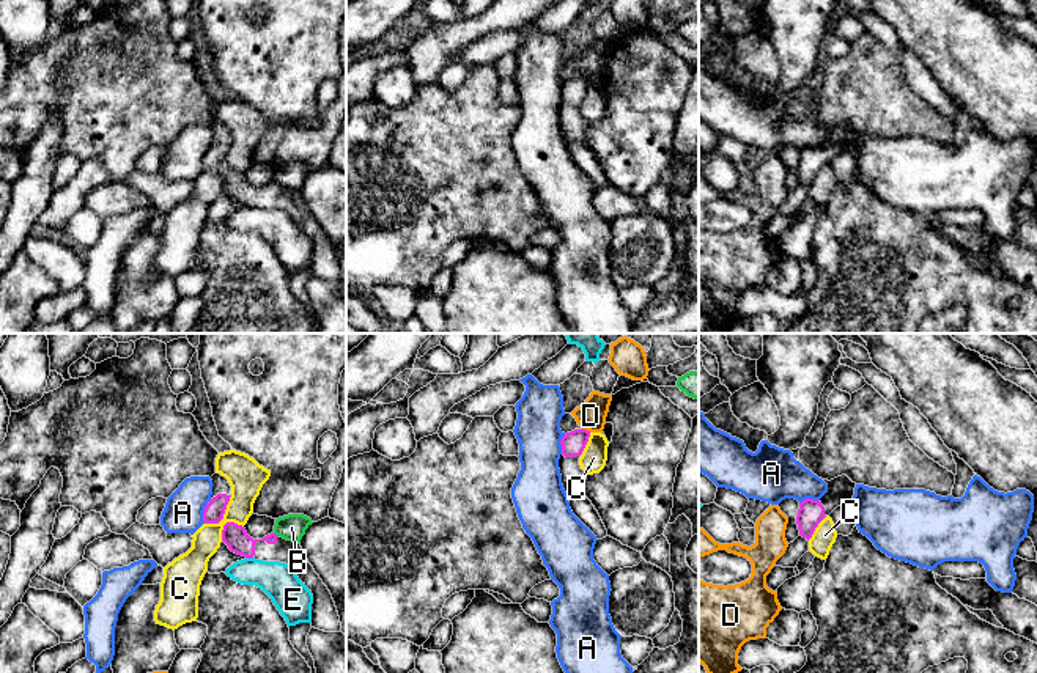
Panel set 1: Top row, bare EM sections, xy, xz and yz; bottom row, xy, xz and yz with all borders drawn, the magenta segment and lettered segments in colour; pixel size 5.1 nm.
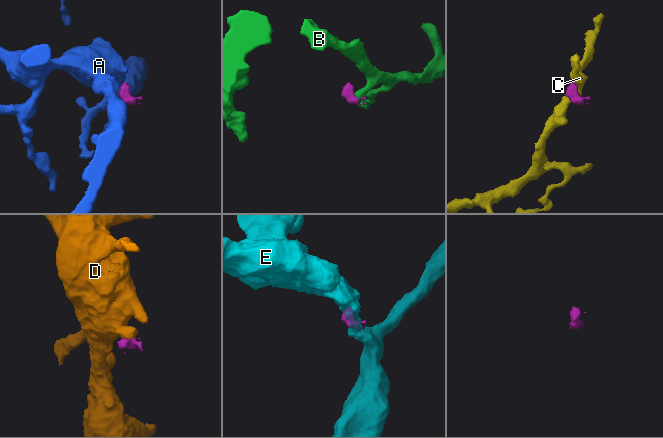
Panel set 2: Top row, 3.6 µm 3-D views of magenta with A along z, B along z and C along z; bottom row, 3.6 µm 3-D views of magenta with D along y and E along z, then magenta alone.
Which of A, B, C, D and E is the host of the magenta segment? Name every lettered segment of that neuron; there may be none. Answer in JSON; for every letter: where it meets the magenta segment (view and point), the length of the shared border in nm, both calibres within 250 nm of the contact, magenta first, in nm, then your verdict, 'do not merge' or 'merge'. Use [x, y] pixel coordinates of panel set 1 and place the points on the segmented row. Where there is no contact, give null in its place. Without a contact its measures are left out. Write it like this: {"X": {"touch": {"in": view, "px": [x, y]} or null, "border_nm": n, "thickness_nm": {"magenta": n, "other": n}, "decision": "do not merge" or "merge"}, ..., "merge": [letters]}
{"A": {"touch": {"in": "xy", "px": [205, 510]}, "border_nm": 130, "thickness_nm": {"magenta": 100, "other": 200}, "decision": "do not merge"}, "B": {"touch": {"in": "xy", "px": [276, 535]}, "border_nm": 40, "thickness_nm": {"magenta": 120, "other": 140}, "decision": "do not merge"}, "C": {"touch": {"in": "xy", "px": [222, 516]}, "border_nm": 200, "thickness_nm": {"magenta": 100, "other": 190}, "decision": "do not merge"}, "D": {"touch": {"in": "xz", "px": [586, 430]}, "border_nm": 40, "thickness_nm": {"magenta": 120, "other": 150}, "decision": "do not merge"}, "E": {"touch": {"in": "xy", "px": [249, 557]}, "border_nm": 40, "thickness_nm": {"magenta": 120, "other": 180}, "decision": "do not merge"}, "merge": []}

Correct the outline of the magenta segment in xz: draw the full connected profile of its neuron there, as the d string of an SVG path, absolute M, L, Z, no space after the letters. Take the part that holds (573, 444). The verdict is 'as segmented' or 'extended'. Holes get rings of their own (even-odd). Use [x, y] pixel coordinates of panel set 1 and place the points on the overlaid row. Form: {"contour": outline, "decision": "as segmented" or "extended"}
{"contour": "M574 429L566 432L562 440L562 454L559 459L559 469L562 475L562 484L565 492L576 492L585 497L587 473L579 465L579 458L589 442L590 431Z", "decision": "extended"}

